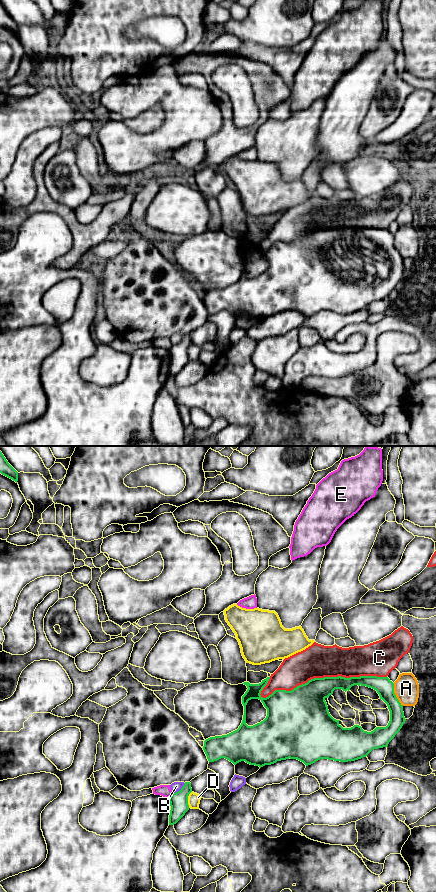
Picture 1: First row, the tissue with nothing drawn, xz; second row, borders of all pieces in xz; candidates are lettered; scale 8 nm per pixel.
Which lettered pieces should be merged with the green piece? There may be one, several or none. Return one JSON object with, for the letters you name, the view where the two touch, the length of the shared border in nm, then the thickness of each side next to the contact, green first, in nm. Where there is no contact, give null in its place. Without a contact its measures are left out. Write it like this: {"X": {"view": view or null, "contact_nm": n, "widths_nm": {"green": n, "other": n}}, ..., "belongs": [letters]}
{"belongs": []}

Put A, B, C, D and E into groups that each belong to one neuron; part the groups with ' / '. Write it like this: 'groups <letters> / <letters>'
groups A / B / C / D / E

